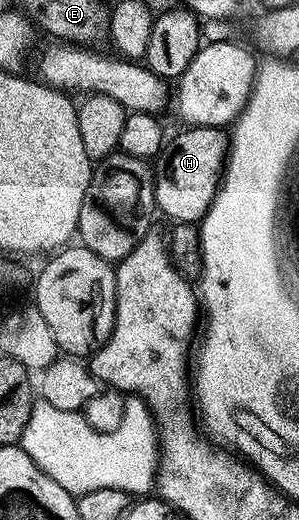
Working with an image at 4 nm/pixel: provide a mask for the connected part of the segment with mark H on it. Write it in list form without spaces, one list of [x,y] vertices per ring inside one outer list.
[[[187,127],[174,138],[169,137],[152,166],[157,211],[164,212],[177,223],[199,223],[218,189],[226,164],[227,147],[227,137],[217,127]]]

